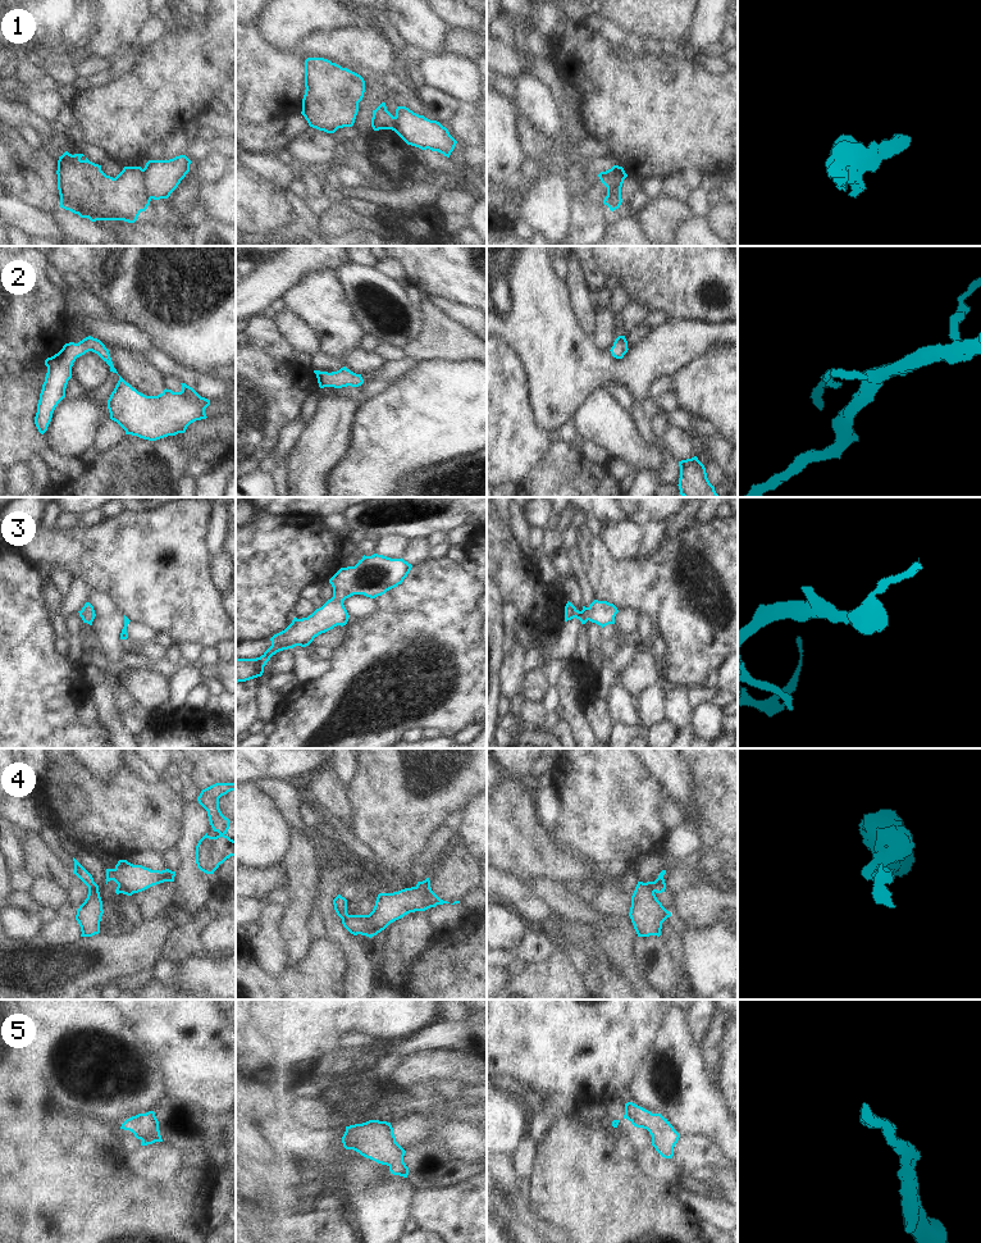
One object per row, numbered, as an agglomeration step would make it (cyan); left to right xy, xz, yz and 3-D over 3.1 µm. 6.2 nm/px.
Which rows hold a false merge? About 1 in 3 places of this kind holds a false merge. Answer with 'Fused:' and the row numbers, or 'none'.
Fused: 1, 4

